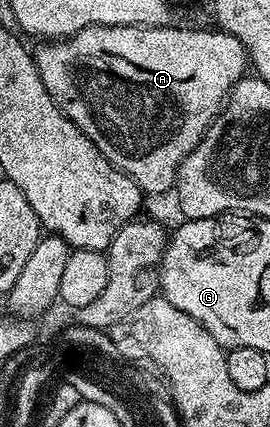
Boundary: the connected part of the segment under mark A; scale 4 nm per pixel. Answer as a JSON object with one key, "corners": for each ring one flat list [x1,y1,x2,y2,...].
{"corners":[[97,25,96,27,81,29,76,35,69,35,66,39,40,42,38,44,39,48,34,48,33,51,37,73,41,73,41,81,49,93,49,97,53,97,53,101,62,109,65,117,69,117,69,121,73,121,73,125,77,125,77,129,81,129,81,133,85,133,85,137,89,137,89,141,93,141,93,145,97,145,100,153,114,167,125,172,138,185,140,191,148,196,163,195,166,191,168,194,174,188,181,161,185,161,187,154,203,139,203,134,207,132,215,116,223,110,223,104,226,103,227,96,231,94,231,88,240,79,244,78,246,71,243,70,248,70,249,67,247,50,243,48,241,41,237,41,237,37,233,37,227,31,218,29,194,31,191,27,175,26,122,27,121,25]]}

